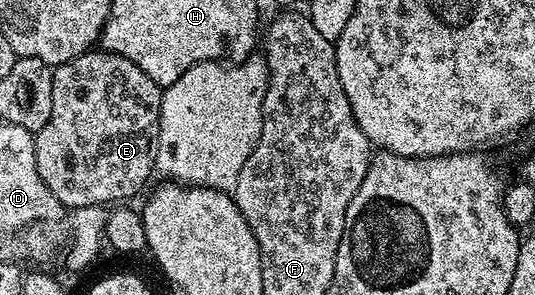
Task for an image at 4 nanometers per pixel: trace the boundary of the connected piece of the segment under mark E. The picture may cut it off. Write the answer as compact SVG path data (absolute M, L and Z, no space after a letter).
M103 49L85 51L84 54L74 57L70 61L61 63L52 72L52 84L54 85L54 105L50 108L50 121L42 125L42 129L35 132L34 157L38 161L40 175L47 181L49 189L55 193L61 208L75 209L78 207L104 207L116 205L121 201L132 201L136 194L148 183L148 178L156 171L156 142L160 132L160 106L162 105L163 90L134 61L130 61L121 55L115 55Z

